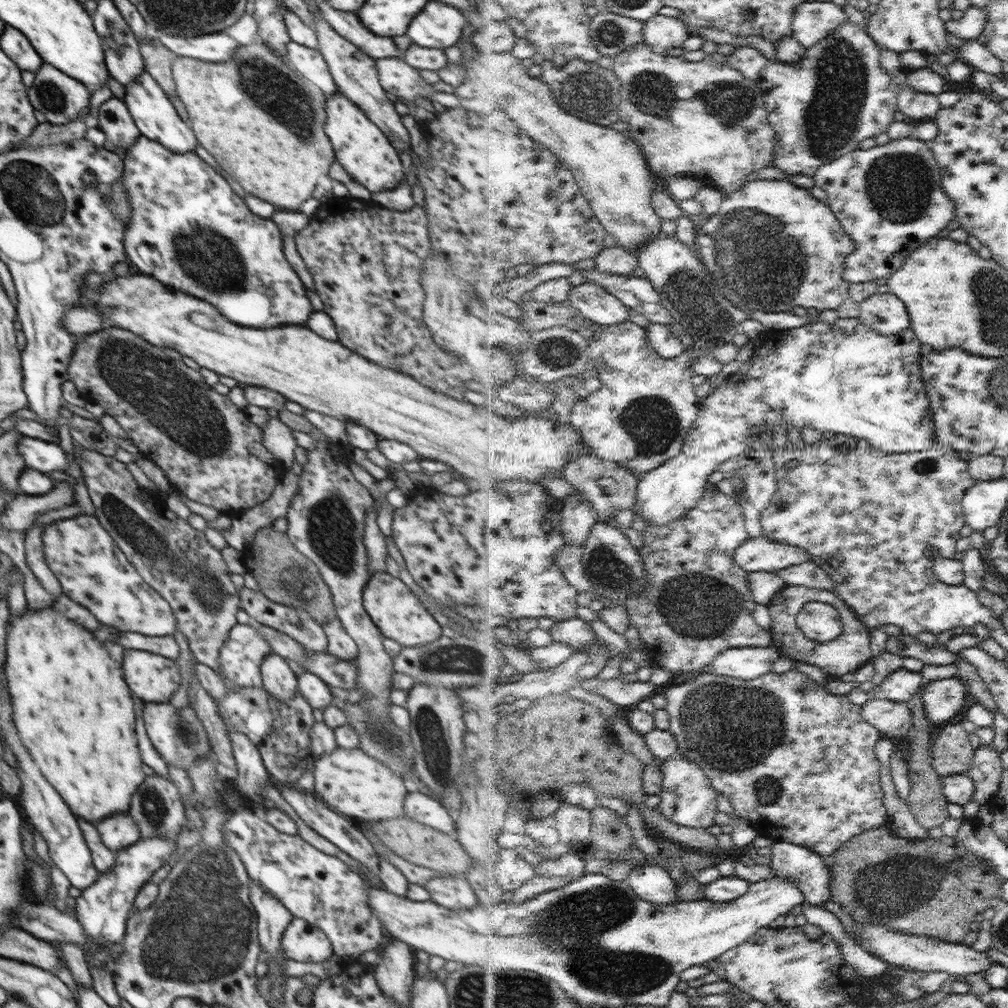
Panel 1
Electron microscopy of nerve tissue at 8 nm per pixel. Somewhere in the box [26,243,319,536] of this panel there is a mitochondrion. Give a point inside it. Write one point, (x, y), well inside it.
(171, 400)

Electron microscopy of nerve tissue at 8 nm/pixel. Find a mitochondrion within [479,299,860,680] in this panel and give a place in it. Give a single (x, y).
(700, 609)

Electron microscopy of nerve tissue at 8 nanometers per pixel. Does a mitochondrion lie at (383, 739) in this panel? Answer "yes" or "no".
yes

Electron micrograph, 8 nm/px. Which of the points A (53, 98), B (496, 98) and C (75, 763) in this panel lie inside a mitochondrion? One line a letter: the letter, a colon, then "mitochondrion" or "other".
A: mitochondrion
B: other
C: other

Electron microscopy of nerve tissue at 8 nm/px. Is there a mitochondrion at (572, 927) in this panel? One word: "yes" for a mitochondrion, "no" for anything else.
yes

